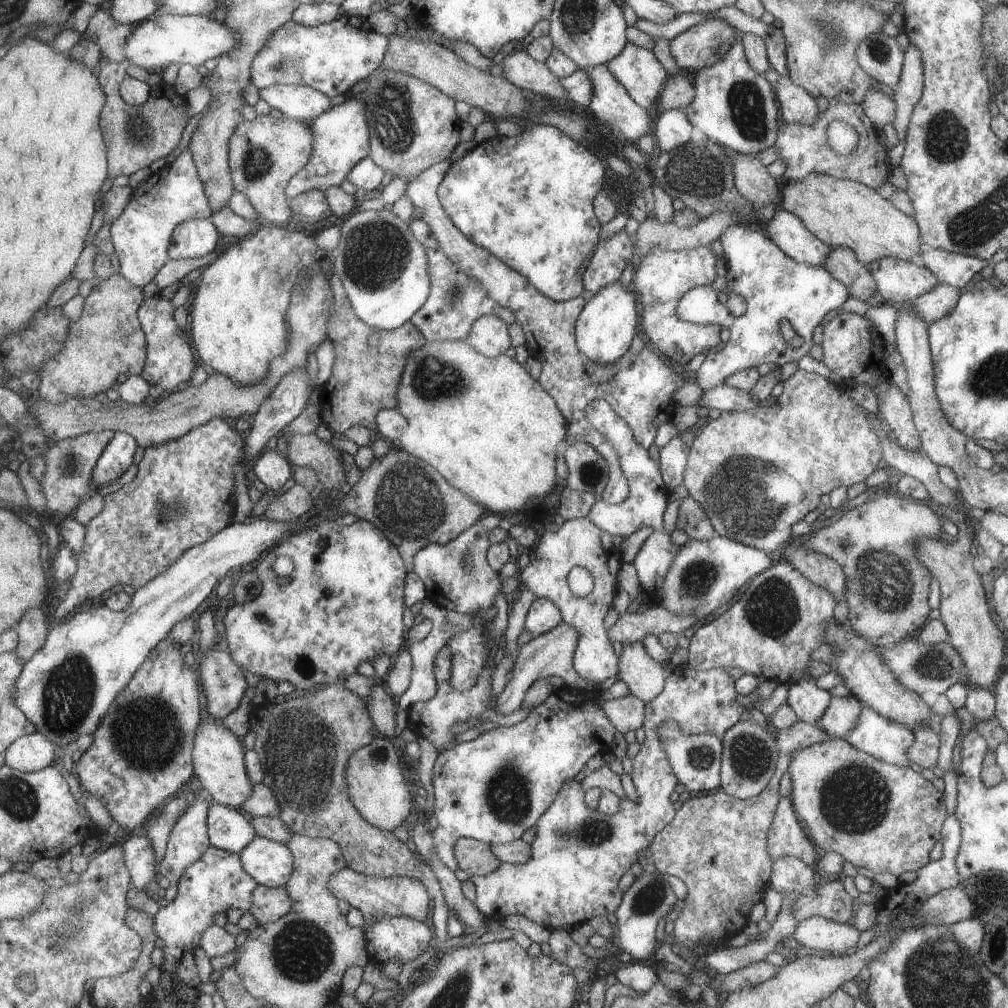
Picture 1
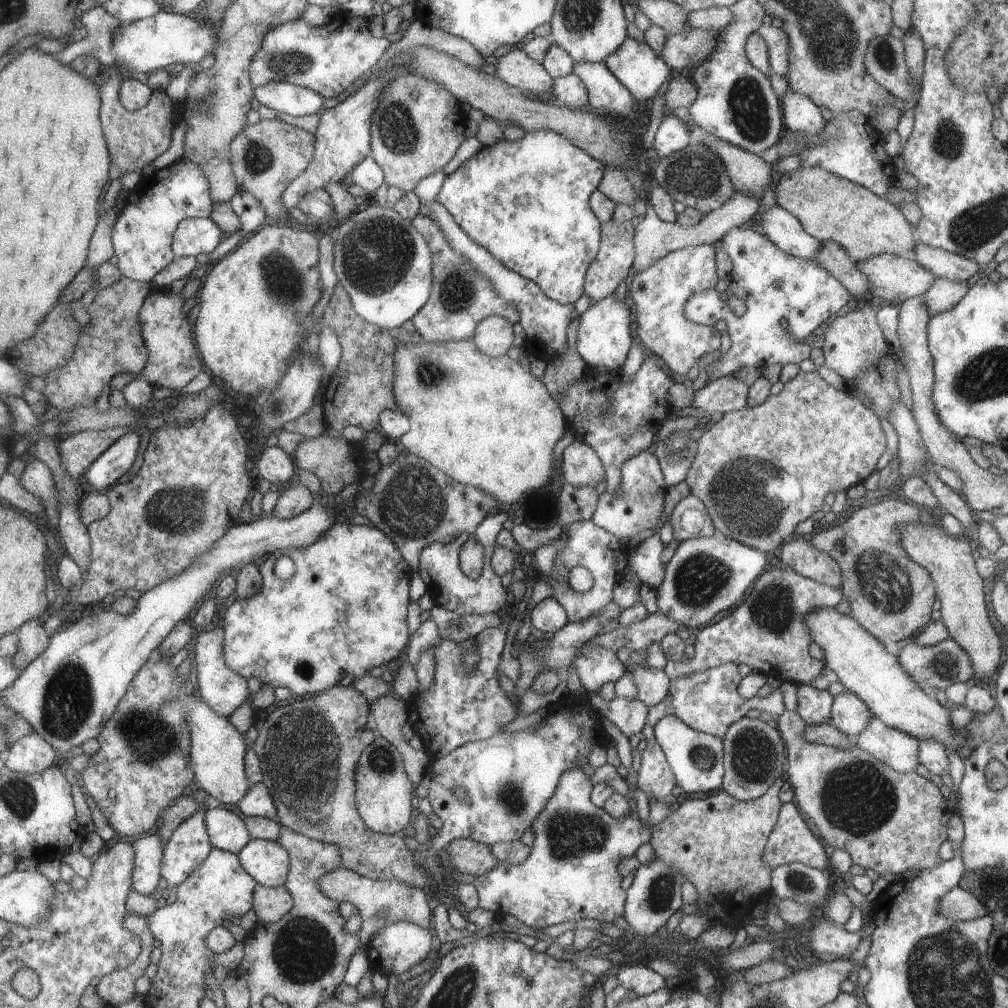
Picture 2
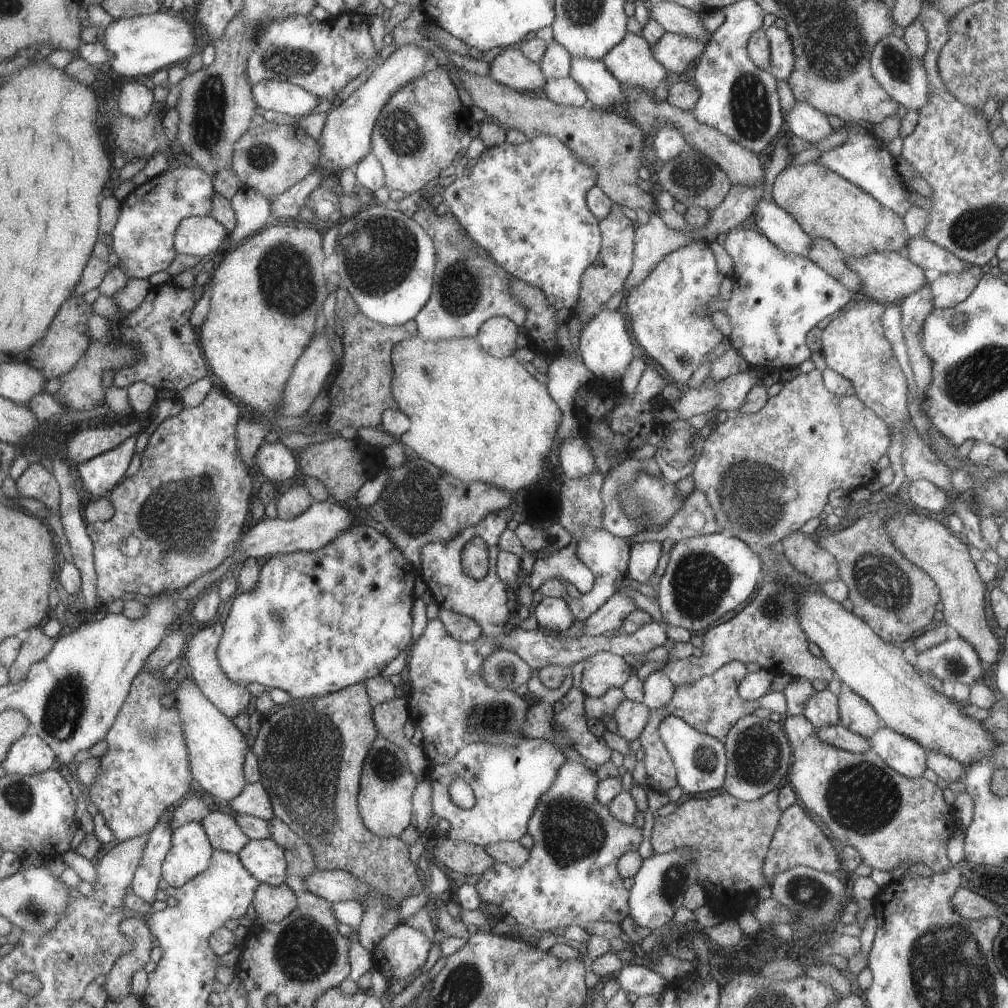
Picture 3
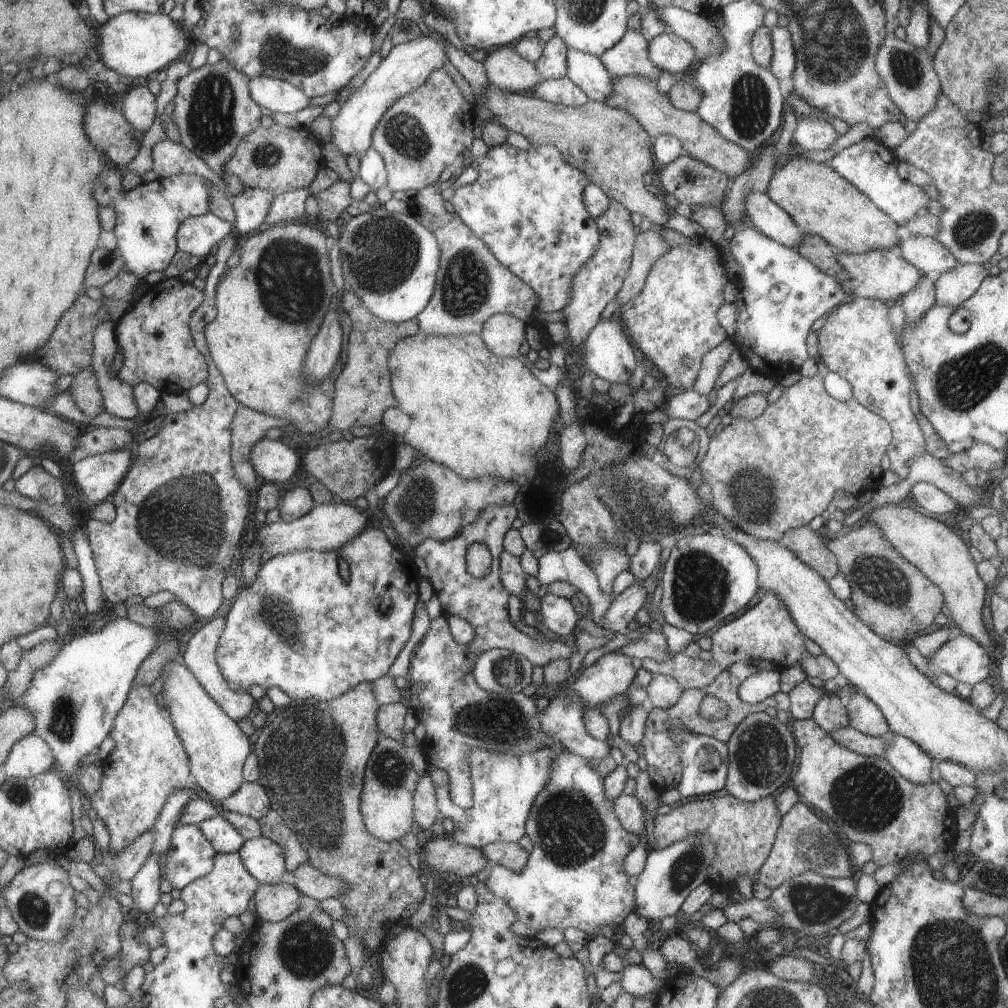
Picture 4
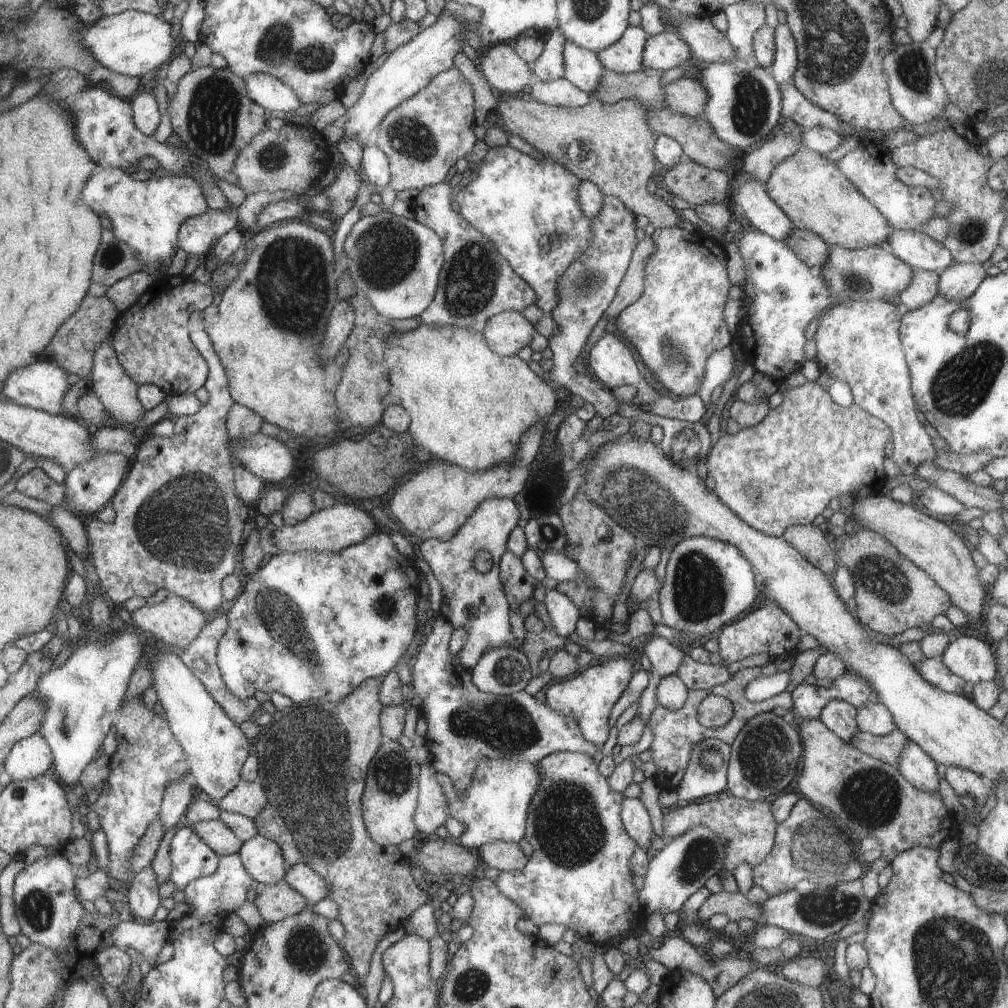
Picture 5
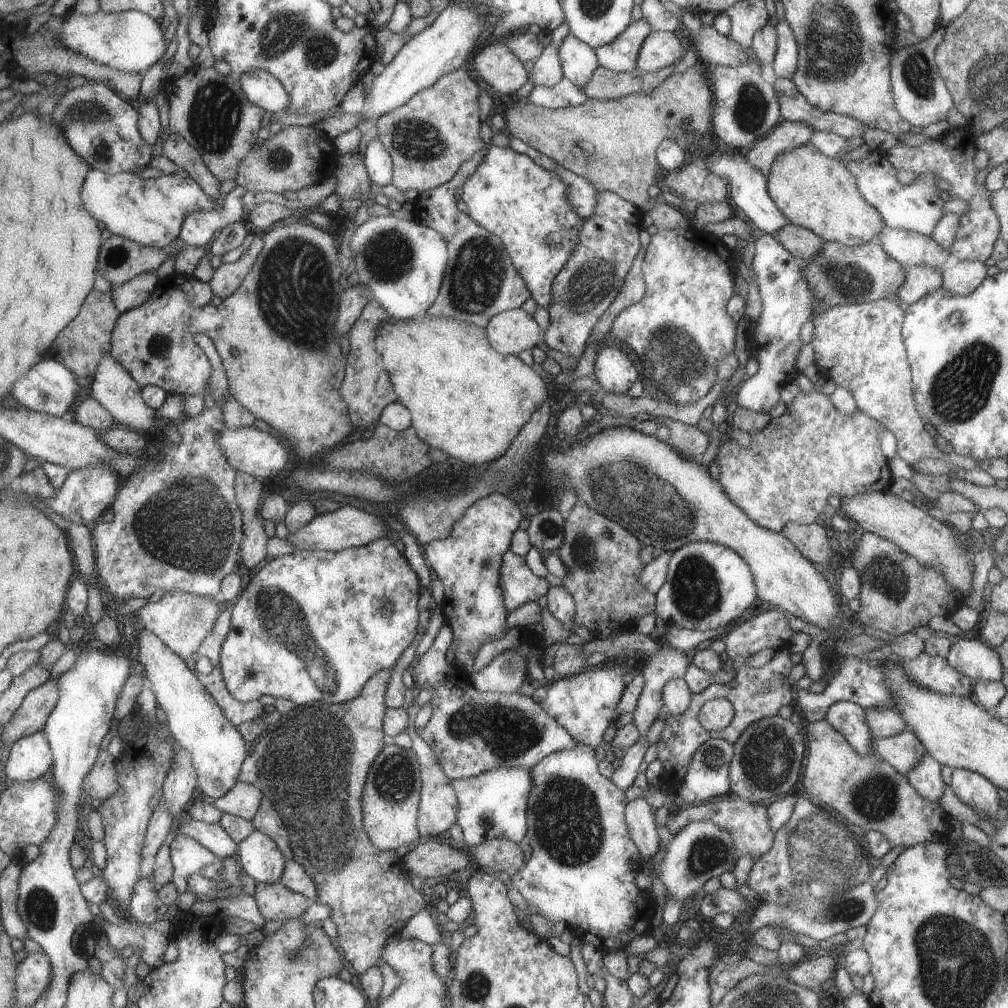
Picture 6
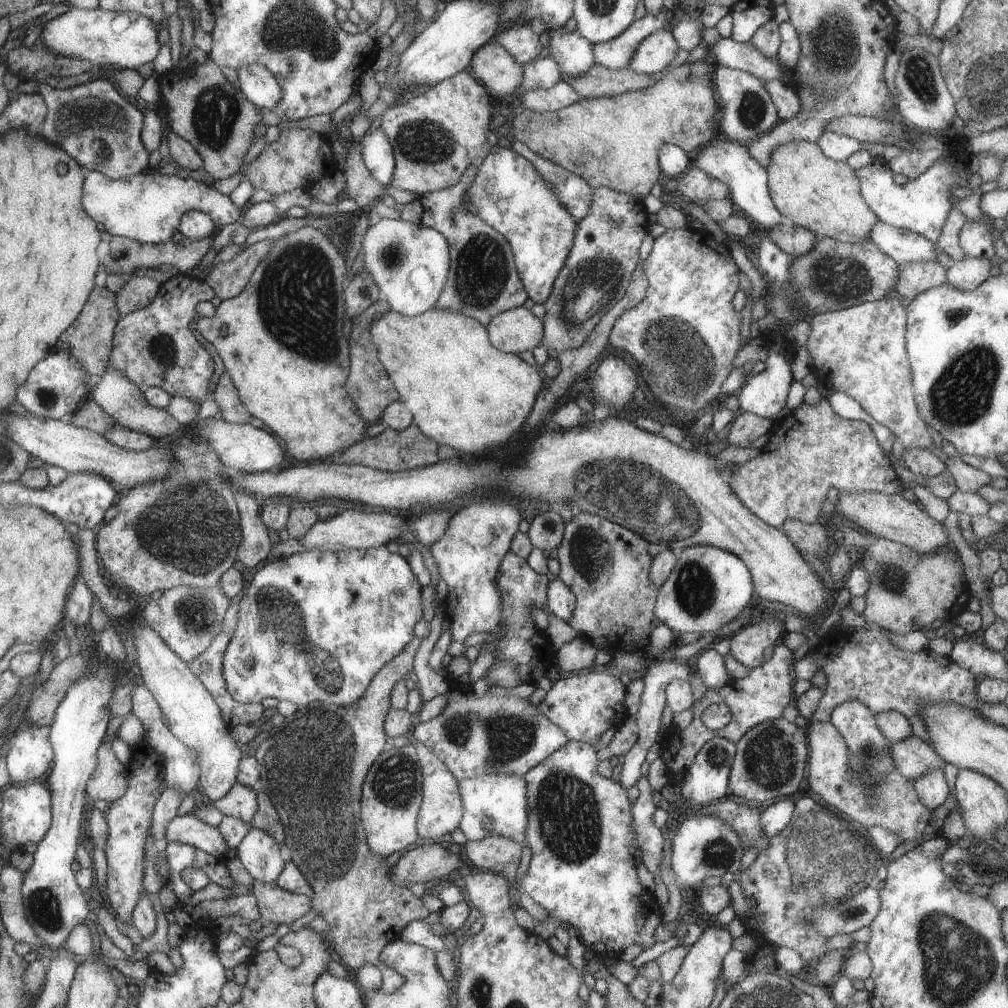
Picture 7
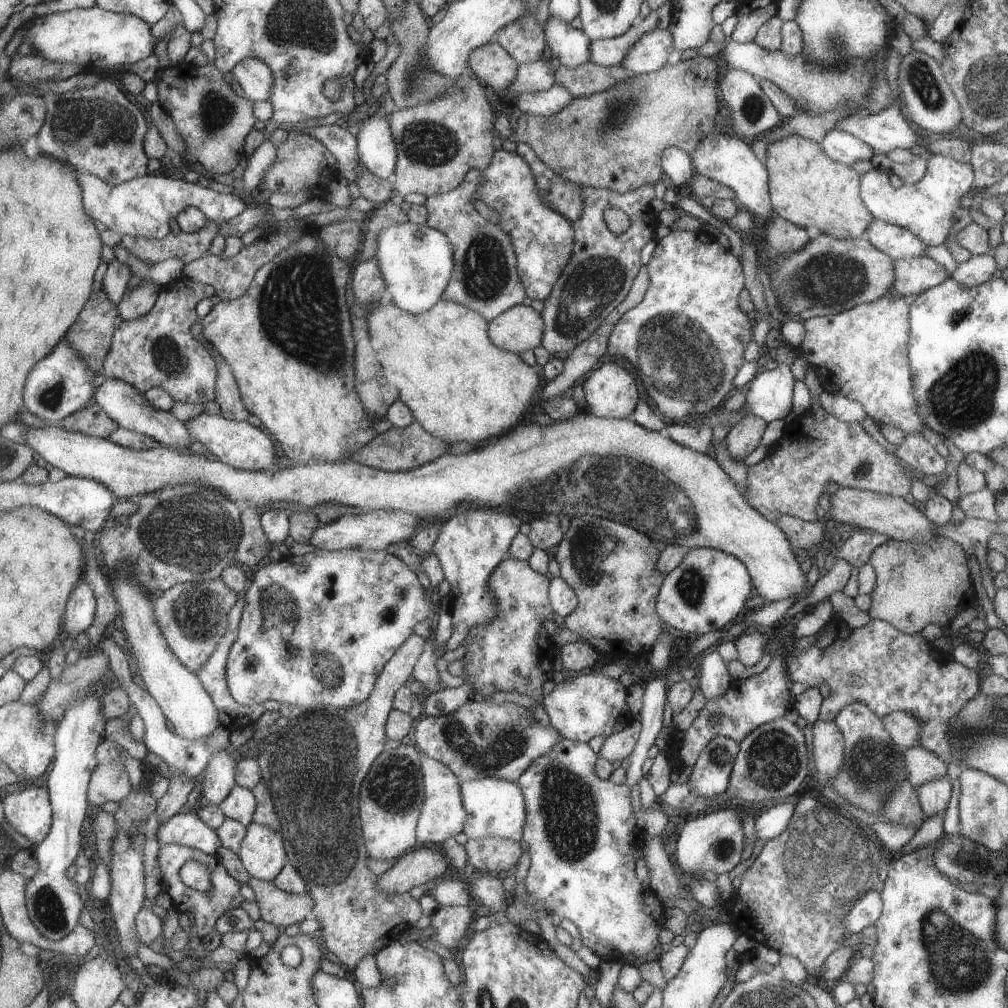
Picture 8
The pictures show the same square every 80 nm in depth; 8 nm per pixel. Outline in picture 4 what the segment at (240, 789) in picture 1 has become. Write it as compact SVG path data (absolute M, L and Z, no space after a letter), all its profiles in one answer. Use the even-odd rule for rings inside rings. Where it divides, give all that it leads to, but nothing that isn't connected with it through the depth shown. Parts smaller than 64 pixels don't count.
M179 659L168 661L162 674L165 677L159 698L161 701L166 700L166 710L170 713L185 752L190 757L192 779L210 796L223 801L233 792L240 790L244 783L242 766L245 766L244 760L248 759L252 752L248 736L212 700L190 669Z

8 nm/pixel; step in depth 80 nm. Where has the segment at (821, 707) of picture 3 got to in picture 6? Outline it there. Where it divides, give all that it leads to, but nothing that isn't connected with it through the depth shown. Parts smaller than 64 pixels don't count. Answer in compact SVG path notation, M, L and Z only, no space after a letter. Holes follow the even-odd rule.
M850 701L834 703L827 710L826 720L845 736L858 754L863 757L874 756L873 740L876 737L866 720L866 709L862 705Z

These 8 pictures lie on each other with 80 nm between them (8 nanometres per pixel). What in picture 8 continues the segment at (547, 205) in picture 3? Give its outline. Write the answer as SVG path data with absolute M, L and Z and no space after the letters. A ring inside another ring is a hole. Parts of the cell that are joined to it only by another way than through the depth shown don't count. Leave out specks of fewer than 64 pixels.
M499 148L493 156L489 167L482 171L483 181L481 187L477 188L478 198L482 199L490 208L493 208L494 215L490 219L498 223L500 228L505 229L513 239L513 245L517 253L517 272L520 274L522 284L525 285L525 292L532 300L543 300L549 298L557 280L561 278L562 271L569 264L573 254L573 244L576 242L576 233L573 231L573 224L554 210L540 194L536 177L530 168L530 164L517 153L509 153Z

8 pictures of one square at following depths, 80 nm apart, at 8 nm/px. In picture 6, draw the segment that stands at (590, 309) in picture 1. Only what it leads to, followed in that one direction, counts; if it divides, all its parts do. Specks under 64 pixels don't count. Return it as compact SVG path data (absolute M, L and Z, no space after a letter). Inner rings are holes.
M599 344L595 356L595 375L598 384L608 392L626 395L628 389L638 381L638 370L632 360L620 348Z

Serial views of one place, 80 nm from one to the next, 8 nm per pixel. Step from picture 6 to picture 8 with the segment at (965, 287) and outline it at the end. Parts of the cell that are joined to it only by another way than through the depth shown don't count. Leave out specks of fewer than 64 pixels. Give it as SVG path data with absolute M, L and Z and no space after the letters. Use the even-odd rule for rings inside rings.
M992 252L983 255L972 255L970 260L959 264L952 278L967 287L975 287L989 281L998 268Z

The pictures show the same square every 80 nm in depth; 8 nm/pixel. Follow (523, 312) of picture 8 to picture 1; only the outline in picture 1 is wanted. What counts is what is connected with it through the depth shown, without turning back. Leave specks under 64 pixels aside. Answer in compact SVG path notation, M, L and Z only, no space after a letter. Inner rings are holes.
M481 316L473 324L473 330L465 341L485 357L496 358L506 354L510 348L508 323L499 316Z

